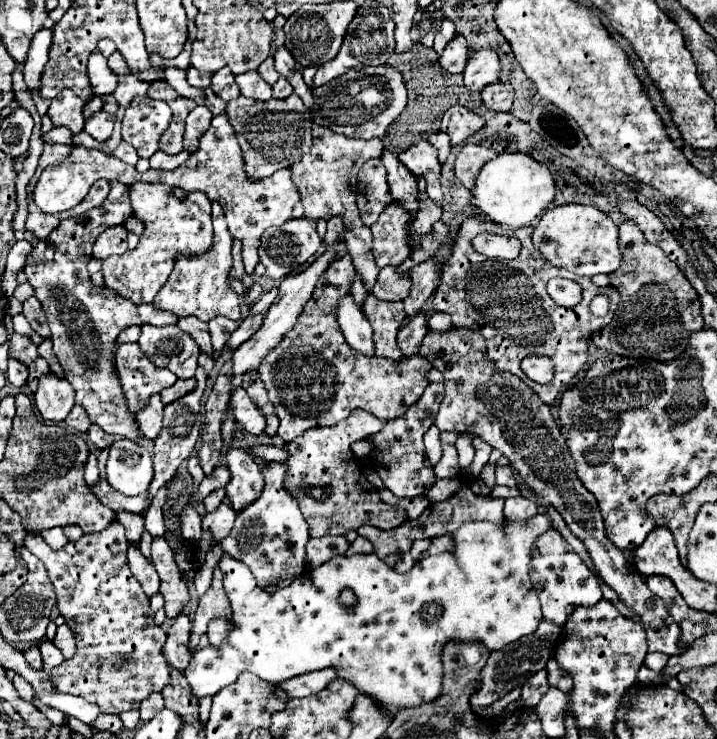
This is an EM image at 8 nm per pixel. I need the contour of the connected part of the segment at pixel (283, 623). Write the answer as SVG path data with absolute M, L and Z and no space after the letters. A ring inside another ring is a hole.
M544 513L516 523L510 519L500 525L490 521L464 523L450 535L454 541L452 551L424 557L404 575L390 569L376 553L340 555L316 569L306 569L292 585L276 593L260 589L242 561L224 555L220 559L220 569L224 573L224 589L234 609L230 617L234 629L222 647L206 645L192 655L188 671L184 671L192 695L198 701L212 697L222 687L234 683L242 671L250 671L268 683L282 683L294 675L336 667L338 677L374 697L390 715L396 715L404 707L428 703L442 692L443 668L438 668L438 657L448 641L474 639L494 651L536 631L542 611L530 579L530 563L536 537L546 533L548 527L550 519ZM344 587L350 587L358 599L352 609L344 609L344 605L338 603L338 595Z

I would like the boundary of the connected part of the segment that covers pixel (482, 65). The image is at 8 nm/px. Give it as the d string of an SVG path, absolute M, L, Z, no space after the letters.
M478 49L470 55L464 69L464 85L470 91L482 91L500 77L500 57L492 49Z

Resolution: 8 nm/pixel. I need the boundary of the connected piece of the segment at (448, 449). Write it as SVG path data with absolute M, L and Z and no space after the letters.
M442 443L442 459L434 465L436 477L458 477L460 475L460 465L458 465L458 451L450 443Z

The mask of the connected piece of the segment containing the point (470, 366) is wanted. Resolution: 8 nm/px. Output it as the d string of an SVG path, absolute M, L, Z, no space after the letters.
M452 327L448 331L430 331L422 341L420 353L444 375L446 395L436 415L436 427L440 431L468 431L482 437L492 449L498 449L506 459L510 459L510 465L514 465L524 485L564 517L570 531L586 545L600 577L618 593L620 601L640 617L648 637L648 653L660 651L678 655L678 625L666 625L668 611L664 603L652 595L646 581L636 571L628 569L622 551L604 537L604 521L596 497L592 497L576 477L572 455L568 453L566 439L562 437L550 407L542 403L520 377L500 371L494 361L488 359L484 339L472 329Z

